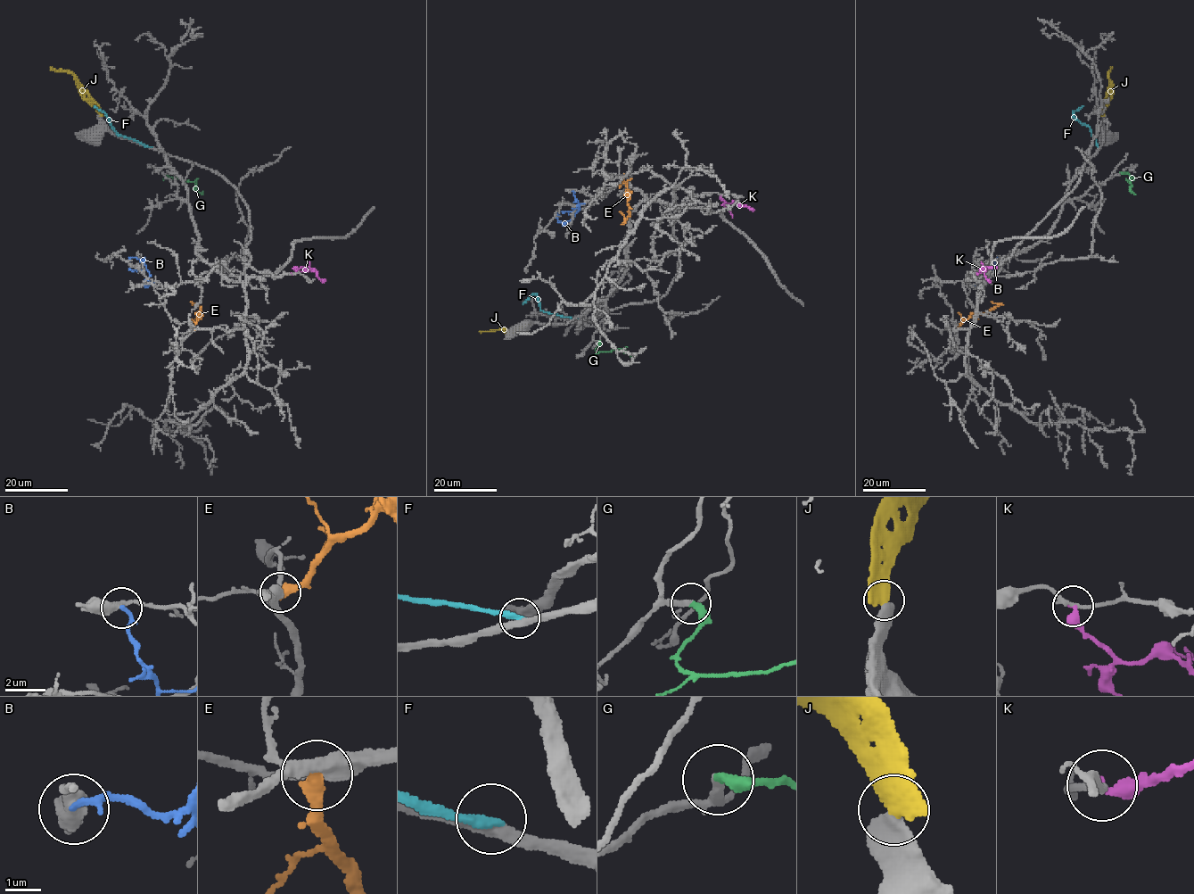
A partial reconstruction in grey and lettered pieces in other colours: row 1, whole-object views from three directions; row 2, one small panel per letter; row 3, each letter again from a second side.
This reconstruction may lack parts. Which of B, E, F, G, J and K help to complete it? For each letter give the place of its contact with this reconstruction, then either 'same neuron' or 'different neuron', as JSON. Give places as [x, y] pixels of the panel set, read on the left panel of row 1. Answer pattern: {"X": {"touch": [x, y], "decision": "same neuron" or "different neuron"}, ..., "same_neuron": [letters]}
{"B": {"touch": [144, 285], "decision": "different neuron"}, "E": {"touch": [194, 328], "decision": "different neuron"}, "F": {"touch": [152, 146], "decision": "different neuron"}, "G": {"touch": [168, 172], "decision": "same neuron"}, "J": {"touch": [100, 115], "decision": "different neuron"}, "K": {"touch": [292, 274], "decision": "different neuron"}, "same_neuron": ["G"]}

